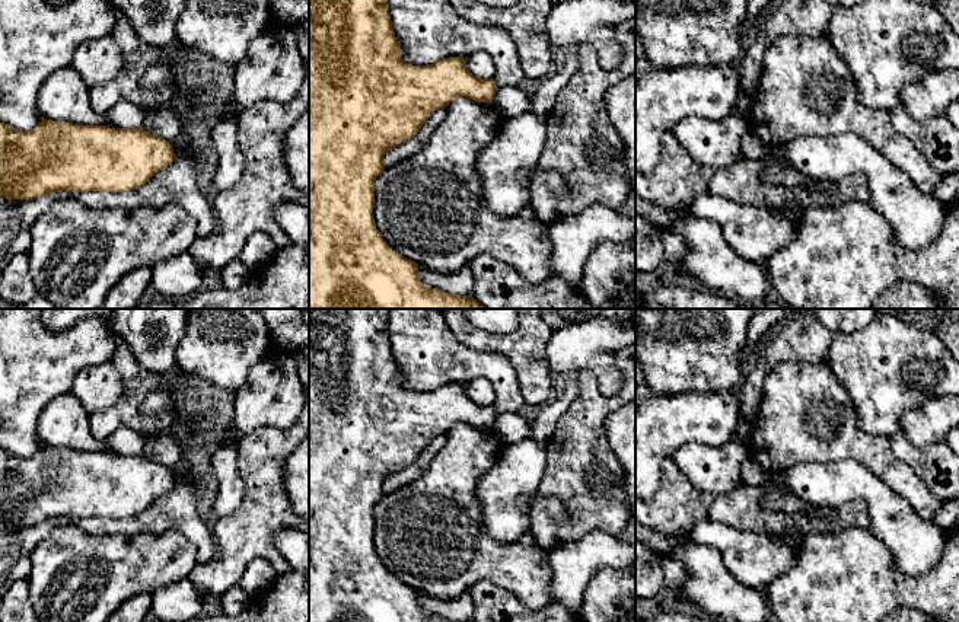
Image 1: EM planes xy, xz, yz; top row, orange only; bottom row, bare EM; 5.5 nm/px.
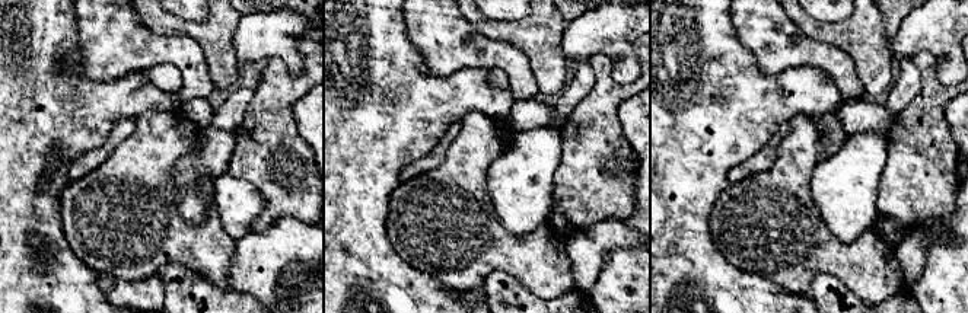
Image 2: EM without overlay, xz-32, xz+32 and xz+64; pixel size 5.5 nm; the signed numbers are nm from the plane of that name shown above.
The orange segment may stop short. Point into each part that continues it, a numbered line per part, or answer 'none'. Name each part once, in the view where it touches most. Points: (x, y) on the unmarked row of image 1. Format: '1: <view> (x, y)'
none

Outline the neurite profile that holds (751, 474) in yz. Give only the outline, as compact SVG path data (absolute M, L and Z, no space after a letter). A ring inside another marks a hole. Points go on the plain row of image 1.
M749 454L743 457L740 465L740 481L749 487L764 487L768 485L771 481L771 473L765 472L755 459Z

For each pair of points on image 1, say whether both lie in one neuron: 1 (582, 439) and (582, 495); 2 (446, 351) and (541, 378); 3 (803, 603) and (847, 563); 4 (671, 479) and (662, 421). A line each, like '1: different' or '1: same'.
1: same
2: different
3: same
4: different

